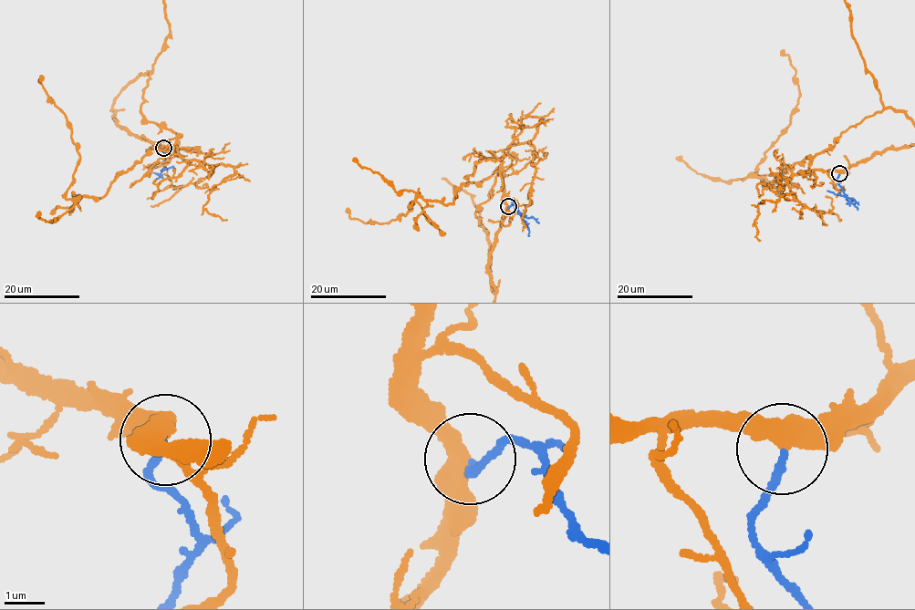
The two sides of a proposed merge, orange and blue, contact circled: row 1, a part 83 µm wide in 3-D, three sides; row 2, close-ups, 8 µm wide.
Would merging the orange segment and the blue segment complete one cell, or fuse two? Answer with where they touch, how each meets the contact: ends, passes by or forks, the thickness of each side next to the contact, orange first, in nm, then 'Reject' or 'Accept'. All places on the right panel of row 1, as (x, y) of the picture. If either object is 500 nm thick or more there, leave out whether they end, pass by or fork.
Place: (839, 173). At the ring orange passes by. At the ring blue ends. Thickness 460 nm (orange) against 160 nm. Accept

